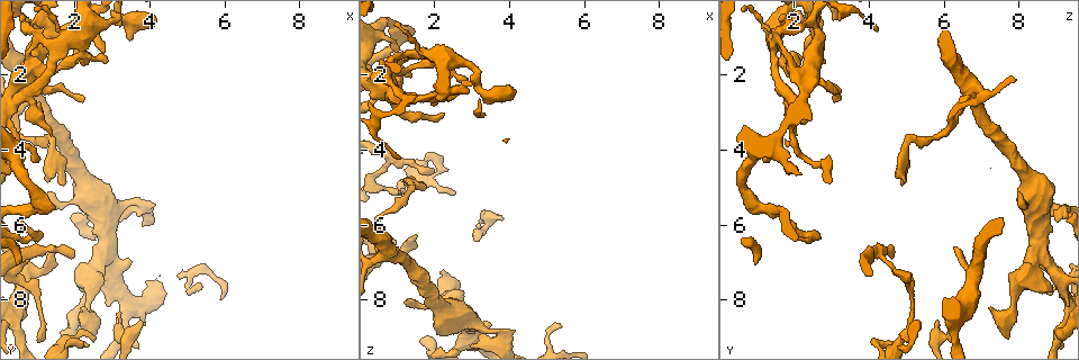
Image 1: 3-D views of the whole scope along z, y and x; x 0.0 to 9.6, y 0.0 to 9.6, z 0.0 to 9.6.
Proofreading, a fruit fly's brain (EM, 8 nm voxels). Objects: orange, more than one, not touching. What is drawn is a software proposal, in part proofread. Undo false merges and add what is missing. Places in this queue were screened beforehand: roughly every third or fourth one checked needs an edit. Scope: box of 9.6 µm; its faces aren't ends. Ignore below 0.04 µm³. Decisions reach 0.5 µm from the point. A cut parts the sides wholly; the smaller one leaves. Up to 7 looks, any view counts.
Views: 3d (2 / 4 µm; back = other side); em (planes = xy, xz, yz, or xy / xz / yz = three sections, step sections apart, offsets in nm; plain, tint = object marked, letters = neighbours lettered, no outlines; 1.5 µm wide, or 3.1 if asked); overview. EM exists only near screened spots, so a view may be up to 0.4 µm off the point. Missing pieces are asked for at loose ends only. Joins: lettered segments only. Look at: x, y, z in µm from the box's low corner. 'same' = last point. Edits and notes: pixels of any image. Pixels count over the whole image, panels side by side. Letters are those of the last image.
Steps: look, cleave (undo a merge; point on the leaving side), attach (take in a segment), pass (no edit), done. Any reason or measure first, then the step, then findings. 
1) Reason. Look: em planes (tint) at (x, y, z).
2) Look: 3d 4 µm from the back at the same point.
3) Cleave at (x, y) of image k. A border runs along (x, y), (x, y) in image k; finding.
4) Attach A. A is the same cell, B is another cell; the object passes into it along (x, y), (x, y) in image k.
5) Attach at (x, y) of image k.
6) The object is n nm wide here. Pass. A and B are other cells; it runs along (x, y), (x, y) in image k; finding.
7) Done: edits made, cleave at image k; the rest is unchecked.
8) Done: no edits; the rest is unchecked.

Free end. Look: 3d 4 µm at (1.60, 4.95, 4.80).

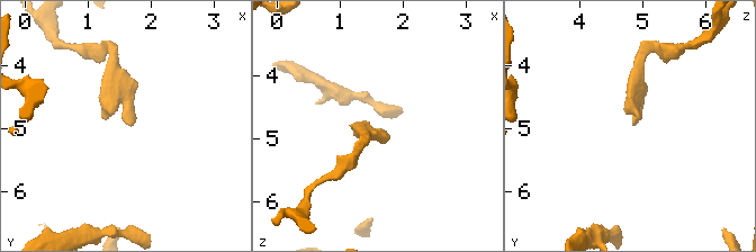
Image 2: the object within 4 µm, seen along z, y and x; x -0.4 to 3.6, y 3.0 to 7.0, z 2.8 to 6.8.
Look: em xz step 8 (letters) at (1.65, 4.95, 4.85).

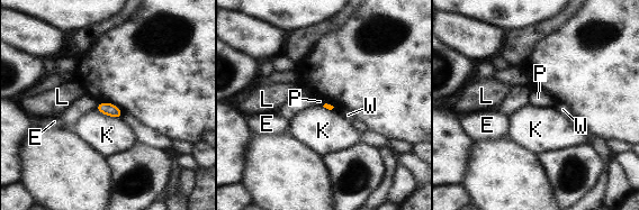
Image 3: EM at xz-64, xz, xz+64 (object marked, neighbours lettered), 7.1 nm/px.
Look: em planes (letters) at the same point.

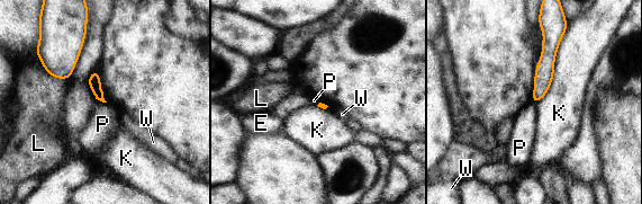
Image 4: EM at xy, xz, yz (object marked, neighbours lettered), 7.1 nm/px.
Pass. E, K, L, P and W are other cells; a border runs along (97, 98), (106, 103) in image 4; none of them fits.

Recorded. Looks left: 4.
Tapers out. Look: em planes (plain) at (1.30, 5.05, 8.00).

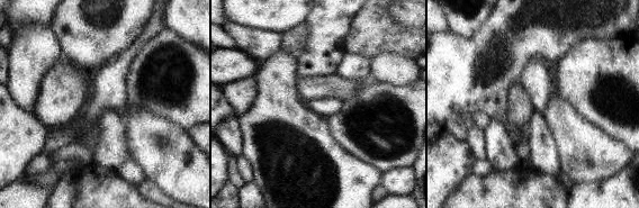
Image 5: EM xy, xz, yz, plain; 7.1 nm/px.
What lies round it. Look: em planes (letters) at the same point.

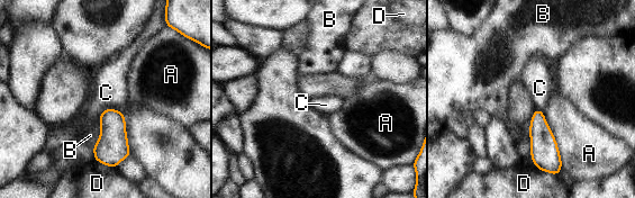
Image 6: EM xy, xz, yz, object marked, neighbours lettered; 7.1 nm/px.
Pass. A, B, C and D are other cells; a border runs along (116, 108), (106, 108), (98, 118) in image 6; no lettered segment goes on from it.

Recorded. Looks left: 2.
Done: no edits; the rest is unchecked.

